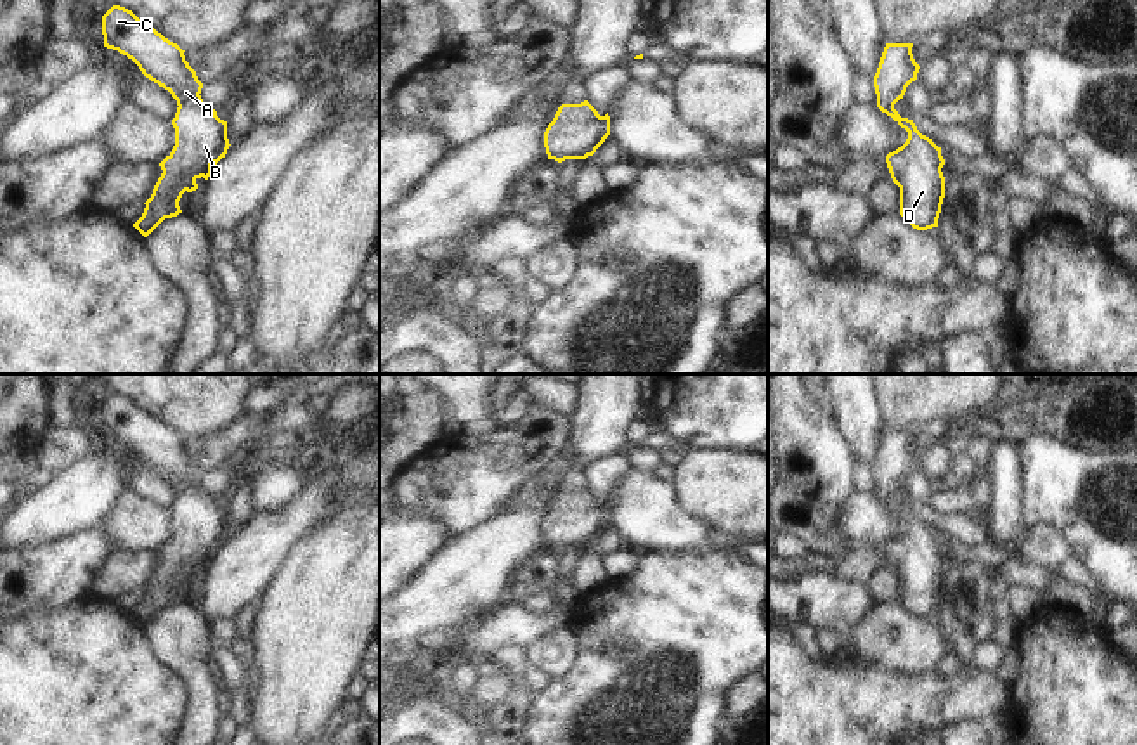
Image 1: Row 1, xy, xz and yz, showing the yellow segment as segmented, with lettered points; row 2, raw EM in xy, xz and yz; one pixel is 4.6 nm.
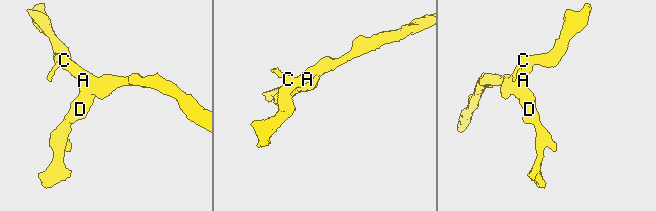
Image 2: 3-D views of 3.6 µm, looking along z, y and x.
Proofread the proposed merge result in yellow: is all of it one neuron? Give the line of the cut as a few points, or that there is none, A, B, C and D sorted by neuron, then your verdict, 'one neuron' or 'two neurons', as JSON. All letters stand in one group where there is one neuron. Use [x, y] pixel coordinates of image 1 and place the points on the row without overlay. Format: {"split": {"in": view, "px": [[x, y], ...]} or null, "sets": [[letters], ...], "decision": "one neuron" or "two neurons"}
{"split": null, "sets": [["A", "B", "C", "D"]], "decision": "one neuron"}

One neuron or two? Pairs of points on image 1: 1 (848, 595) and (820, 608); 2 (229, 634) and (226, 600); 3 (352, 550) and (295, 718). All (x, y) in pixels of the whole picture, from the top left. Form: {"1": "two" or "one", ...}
{"1": "one", "2": "two", "3": "one"}

